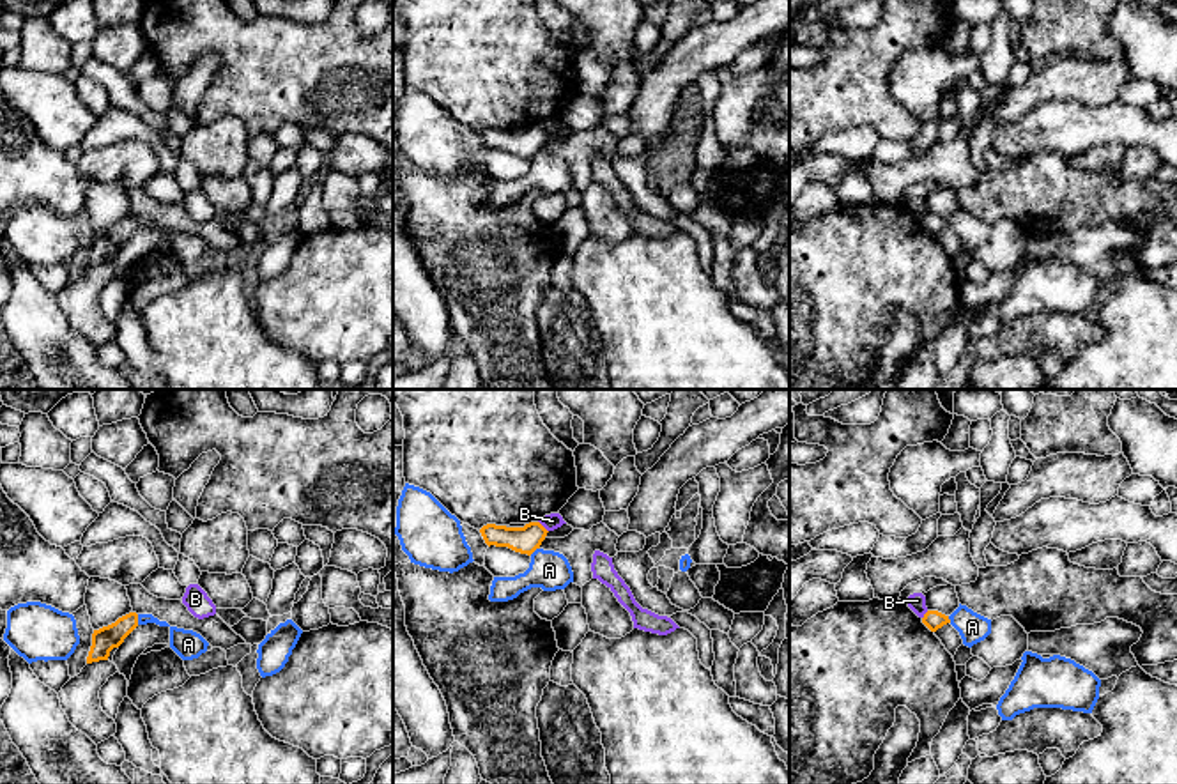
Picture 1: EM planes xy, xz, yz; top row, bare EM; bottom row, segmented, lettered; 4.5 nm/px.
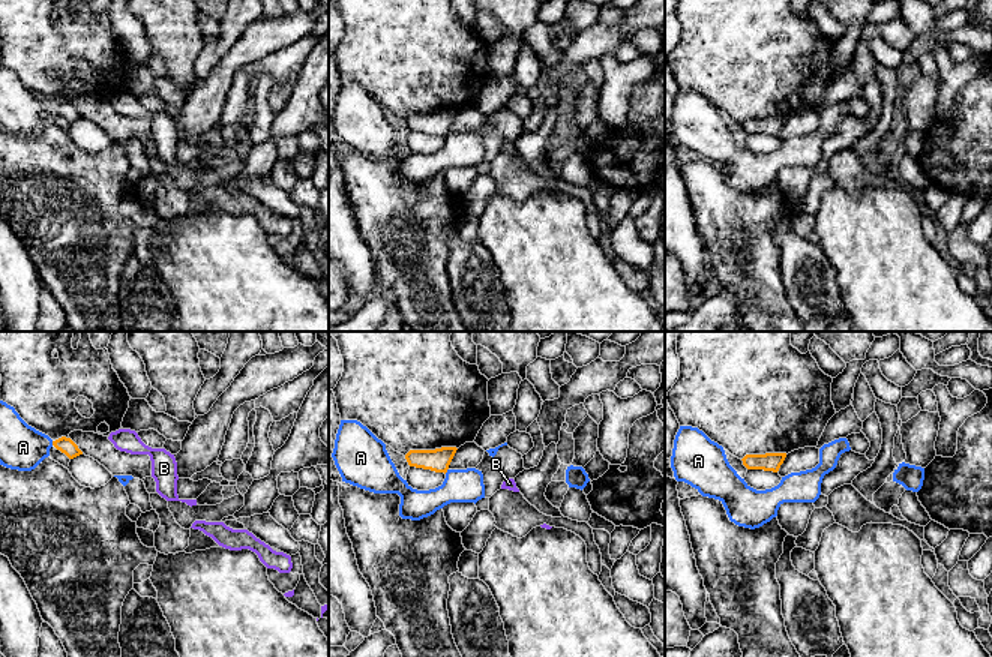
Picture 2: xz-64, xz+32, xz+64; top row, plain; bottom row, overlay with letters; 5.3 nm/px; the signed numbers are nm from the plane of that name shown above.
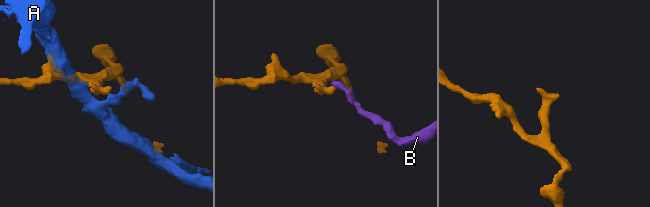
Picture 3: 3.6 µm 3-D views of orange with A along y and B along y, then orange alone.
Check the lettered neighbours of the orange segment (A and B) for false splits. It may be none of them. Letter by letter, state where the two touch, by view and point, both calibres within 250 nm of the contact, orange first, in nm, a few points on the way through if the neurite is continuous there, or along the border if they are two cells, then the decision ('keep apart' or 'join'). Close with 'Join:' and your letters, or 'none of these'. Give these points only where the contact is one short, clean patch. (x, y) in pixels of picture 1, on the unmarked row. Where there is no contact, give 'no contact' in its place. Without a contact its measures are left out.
A: meets orange in xy at (137, 223); 110 nm thick on the orange side, 130 nm on the other; keep apart
B: meets orange in xz at (542, 130); 120 nm thick on the orange side, 70 nm on the other; border along xz (538, 124), (547, 135); keep apart
Join: none of these

